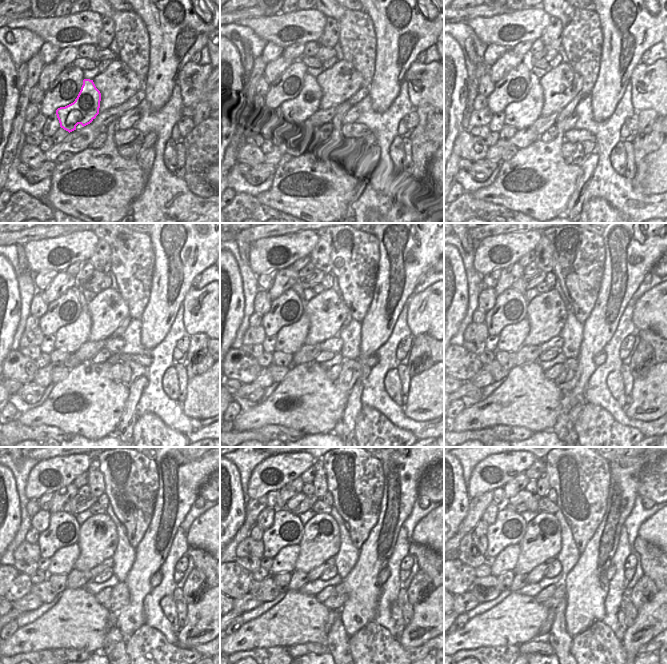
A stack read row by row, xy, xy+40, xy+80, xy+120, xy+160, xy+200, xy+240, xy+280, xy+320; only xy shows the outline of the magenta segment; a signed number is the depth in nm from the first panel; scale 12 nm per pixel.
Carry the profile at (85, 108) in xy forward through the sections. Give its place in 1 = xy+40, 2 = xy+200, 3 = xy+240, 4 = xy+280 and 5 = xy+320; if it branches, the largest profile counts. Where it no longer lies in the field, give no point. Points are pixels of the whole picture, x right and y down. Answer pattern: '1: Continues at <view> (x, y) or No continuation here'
1: Continues at xy+40 (305, 108)
2: Continues at xy+200 (511, 338)
3: Continues at xy+240 (62, 562)
4: Continues at xy+280 (285, 560)
5: Continues at xy+320 (506, 561).

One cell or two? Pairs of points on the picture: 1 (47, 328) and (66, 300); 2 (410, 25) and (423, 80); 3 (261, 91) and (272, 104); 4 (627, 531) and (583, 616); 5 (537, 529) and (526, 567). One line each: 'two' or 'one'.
1: one
2: two
3: two
4: two
5: one

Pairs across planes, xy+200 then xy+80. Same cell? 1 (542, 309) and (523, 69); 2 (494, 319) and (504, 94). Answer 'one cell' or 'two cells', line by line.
1: two cells
2: one cell

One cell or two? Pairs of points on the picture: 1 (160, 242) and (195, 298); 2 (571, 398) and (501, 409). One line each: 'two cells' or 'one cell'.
1: two cells
2: two cells

